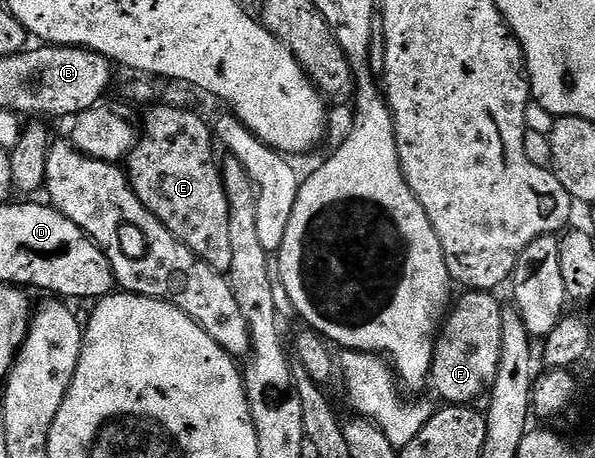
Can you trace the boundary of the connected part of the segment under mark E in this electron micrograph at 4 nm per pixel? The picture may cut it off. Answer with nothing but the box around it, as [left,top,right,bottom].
[125,105,233,273]

